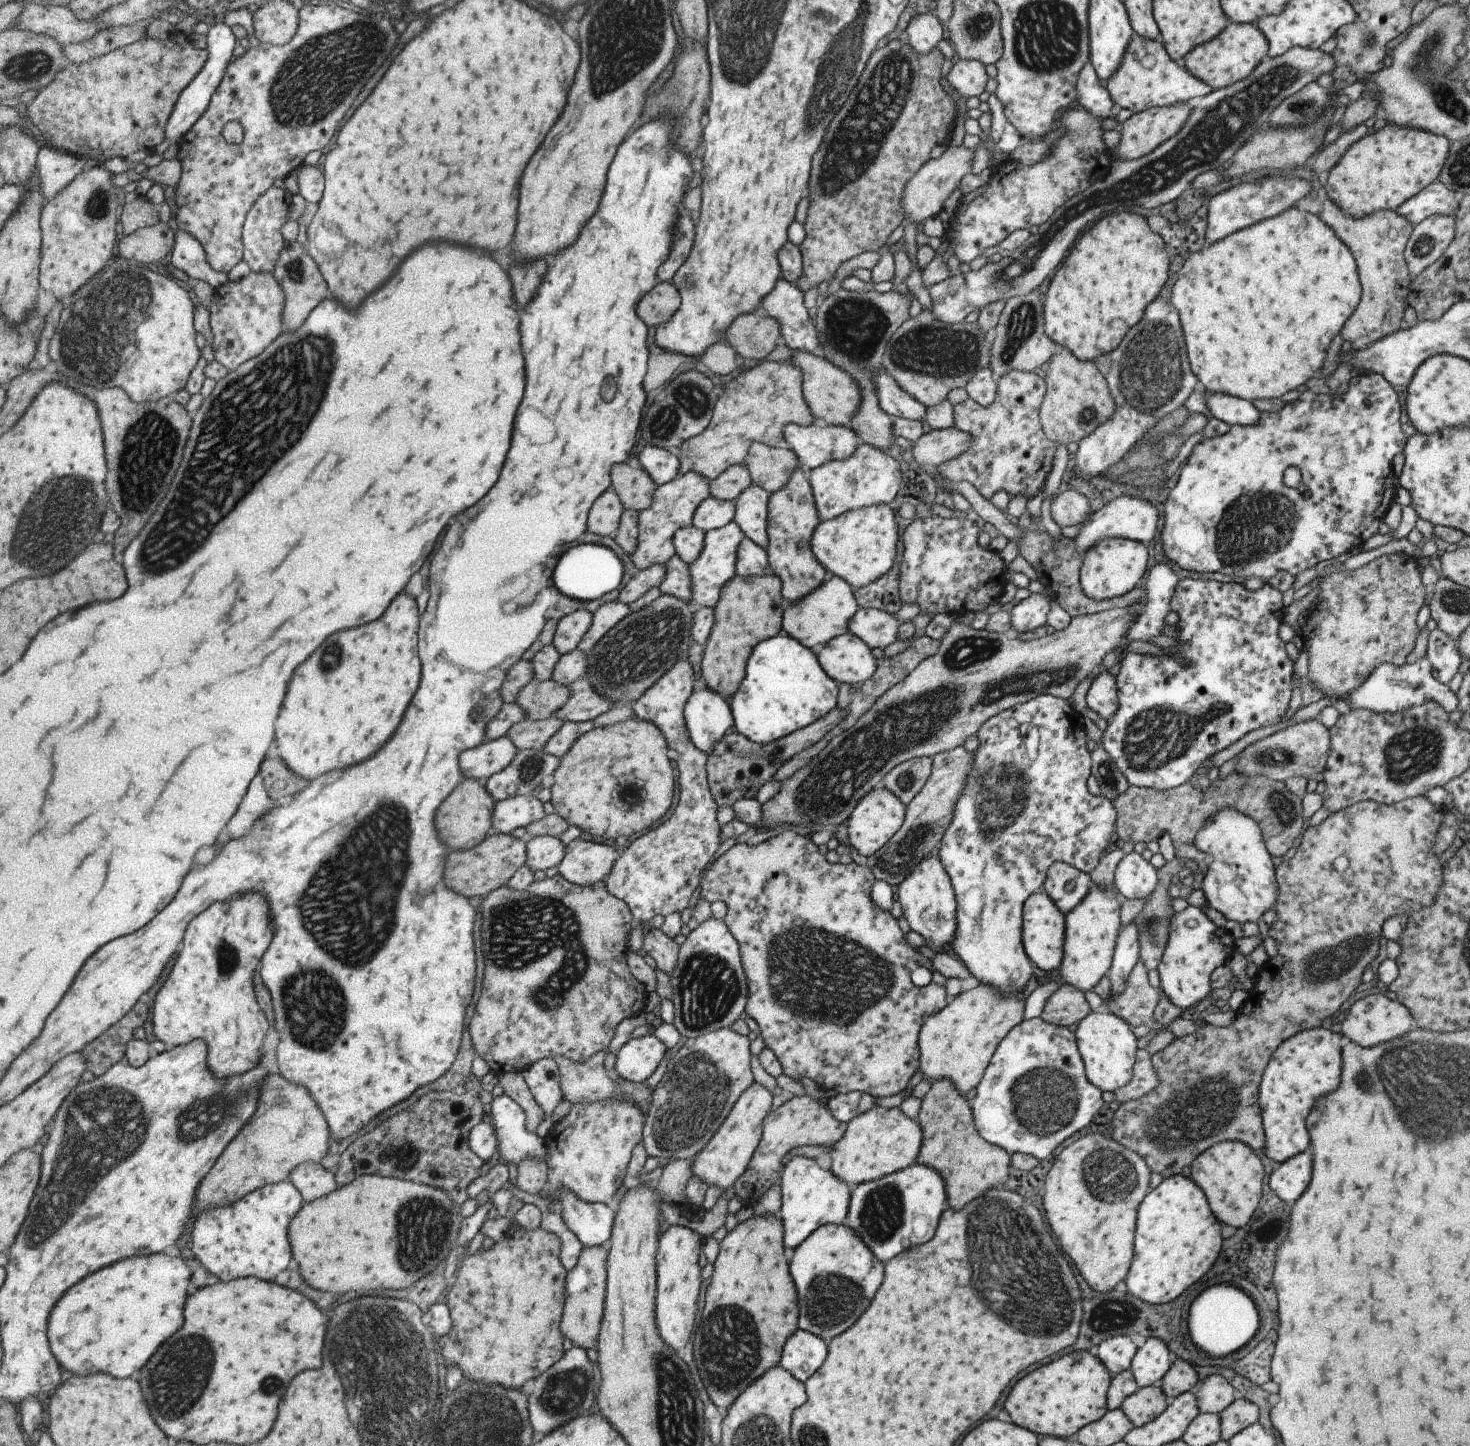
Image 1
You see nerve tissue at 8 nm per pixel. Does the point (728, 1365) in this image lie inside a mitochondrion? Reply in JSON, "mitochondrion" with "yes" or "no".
{"mitochondrion":"yes"}

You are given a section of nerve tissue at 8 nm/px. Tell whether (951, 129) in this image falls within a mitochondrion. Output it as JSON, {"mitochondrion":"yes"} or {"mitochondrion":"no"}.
{"mitochondrion":"no"}

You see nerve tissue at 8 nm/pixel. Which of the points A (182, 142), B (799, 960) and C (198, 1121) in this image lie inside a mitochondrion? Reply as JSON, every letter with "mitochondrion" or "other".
{"A":"other","B":"mitochondrion","C":"mitochondrion"}

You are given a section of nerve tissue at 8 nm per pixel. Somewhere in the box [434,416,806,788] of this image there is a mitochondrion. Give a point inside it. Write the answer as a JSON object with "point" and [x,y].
{"point":[647,644]}

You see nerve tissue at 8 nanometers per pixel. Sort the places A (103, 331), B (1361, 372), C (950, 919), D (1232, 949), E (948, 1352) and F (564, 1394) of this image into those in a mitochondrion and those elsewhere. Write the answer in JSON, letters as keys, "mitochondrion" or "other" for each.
{"A":"mitochondrion","B":"other","C":"other","D":"other","E":"other","F":"mitochondrion"}

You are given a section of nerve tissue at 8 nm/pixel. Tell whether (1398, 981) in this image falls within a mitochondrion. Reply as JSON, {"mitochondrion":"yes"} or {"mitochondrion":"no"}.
{"mitochondrion":"no"}

